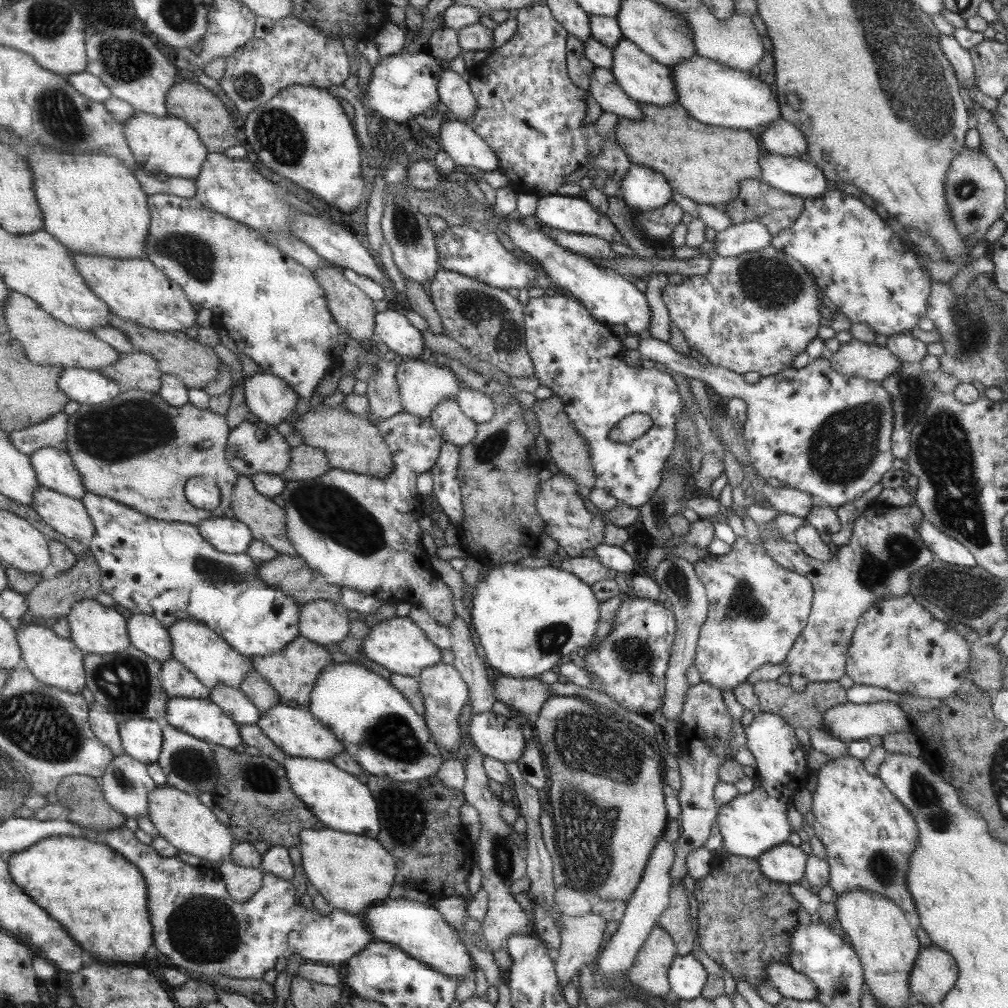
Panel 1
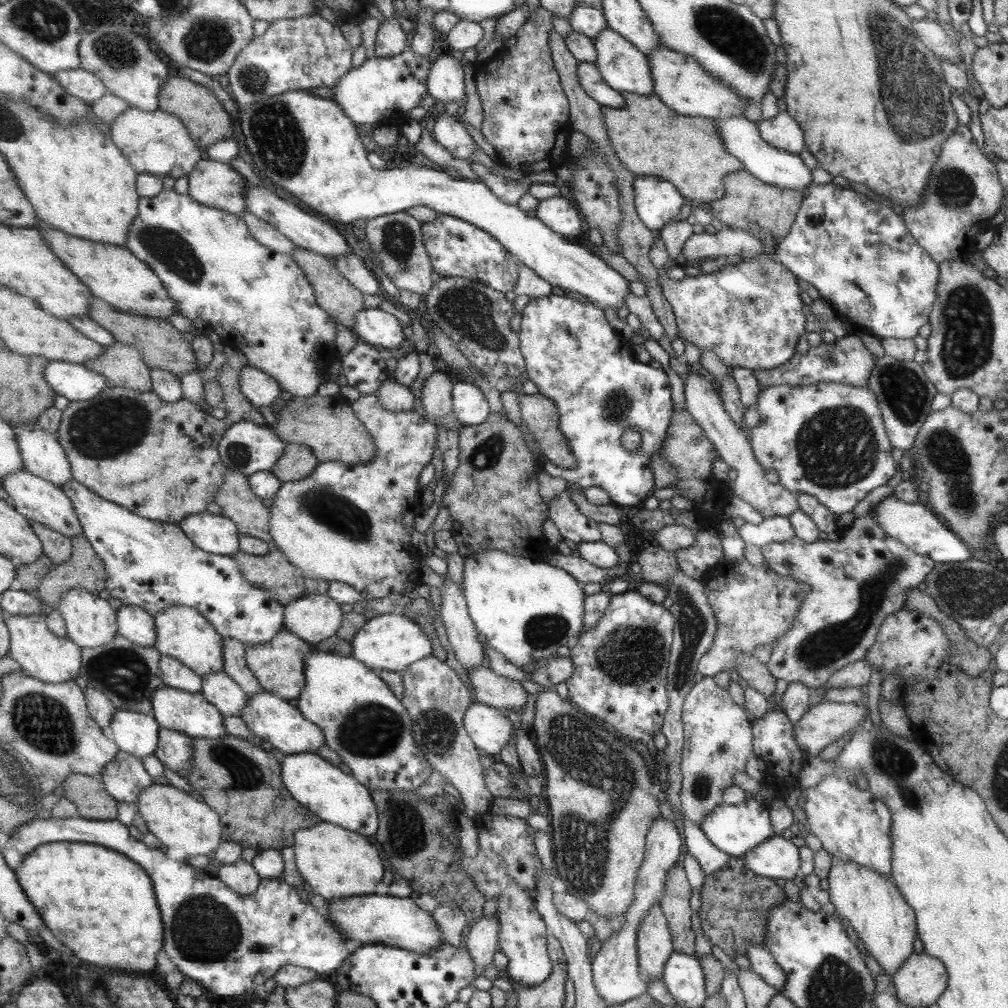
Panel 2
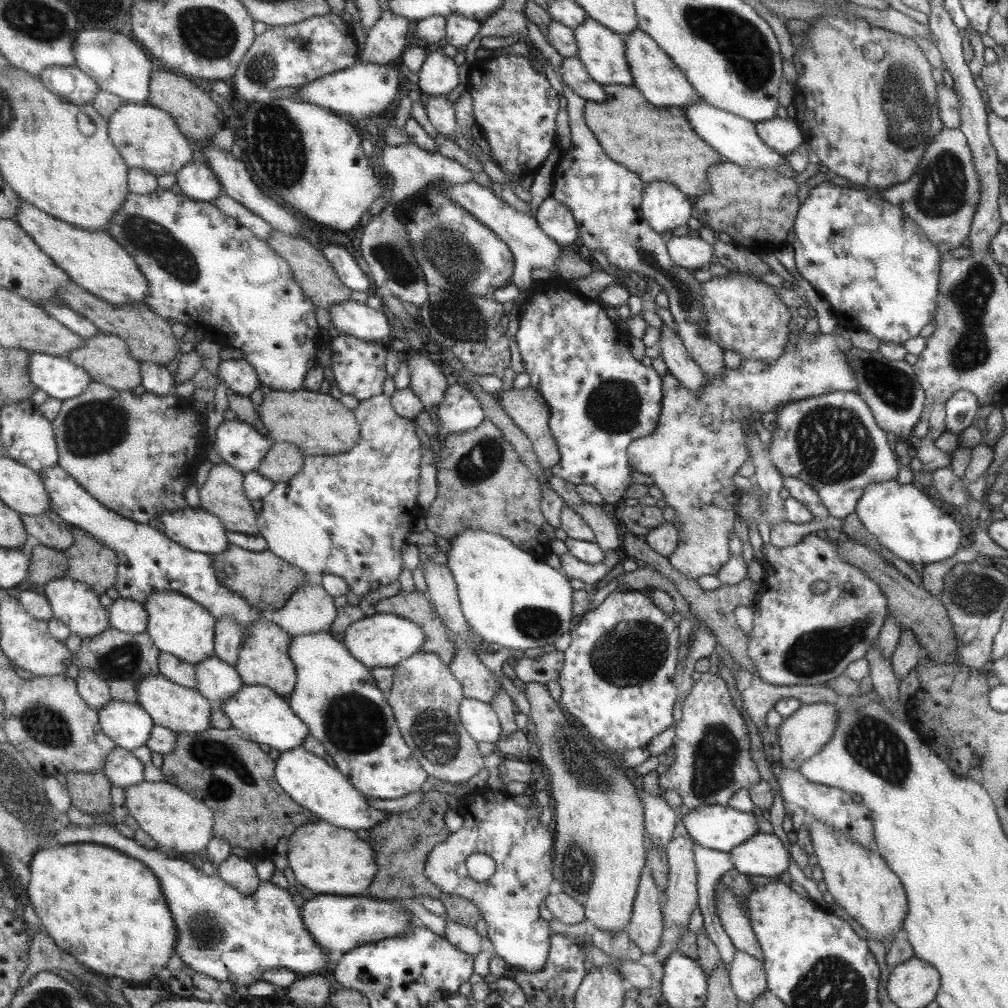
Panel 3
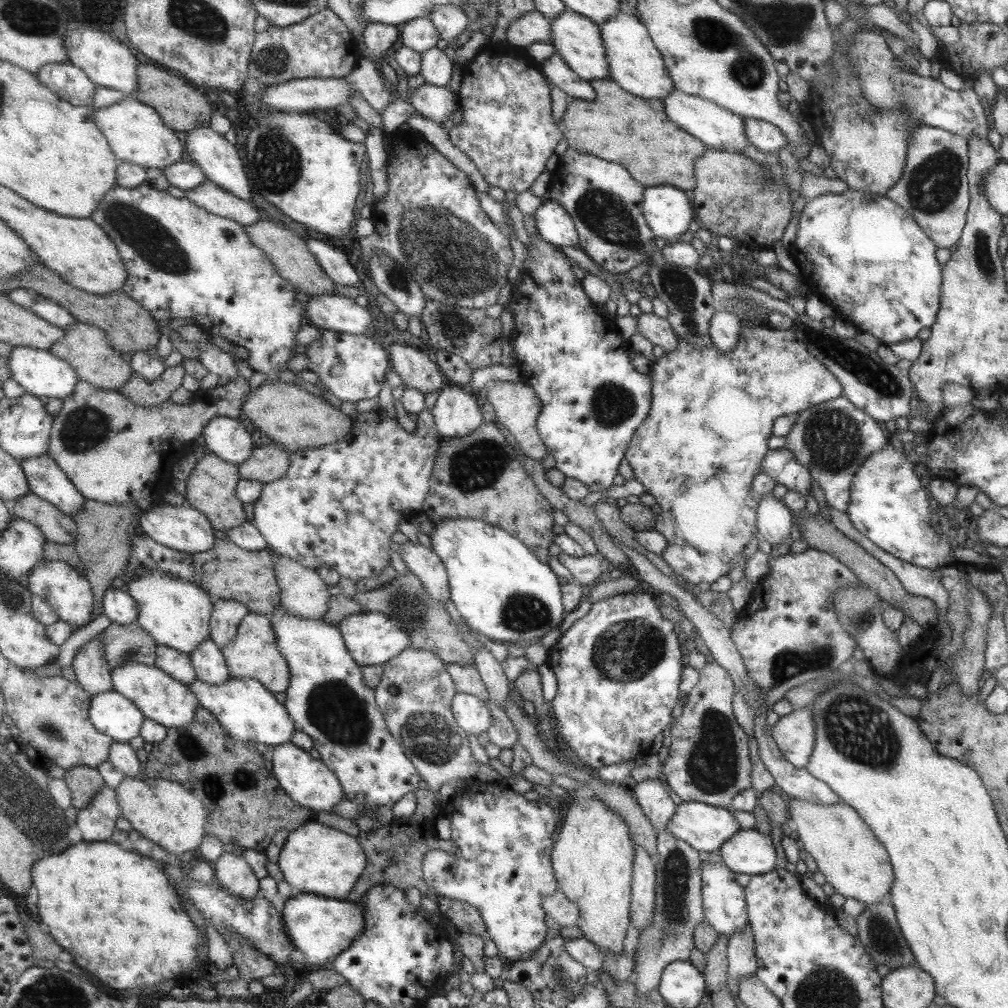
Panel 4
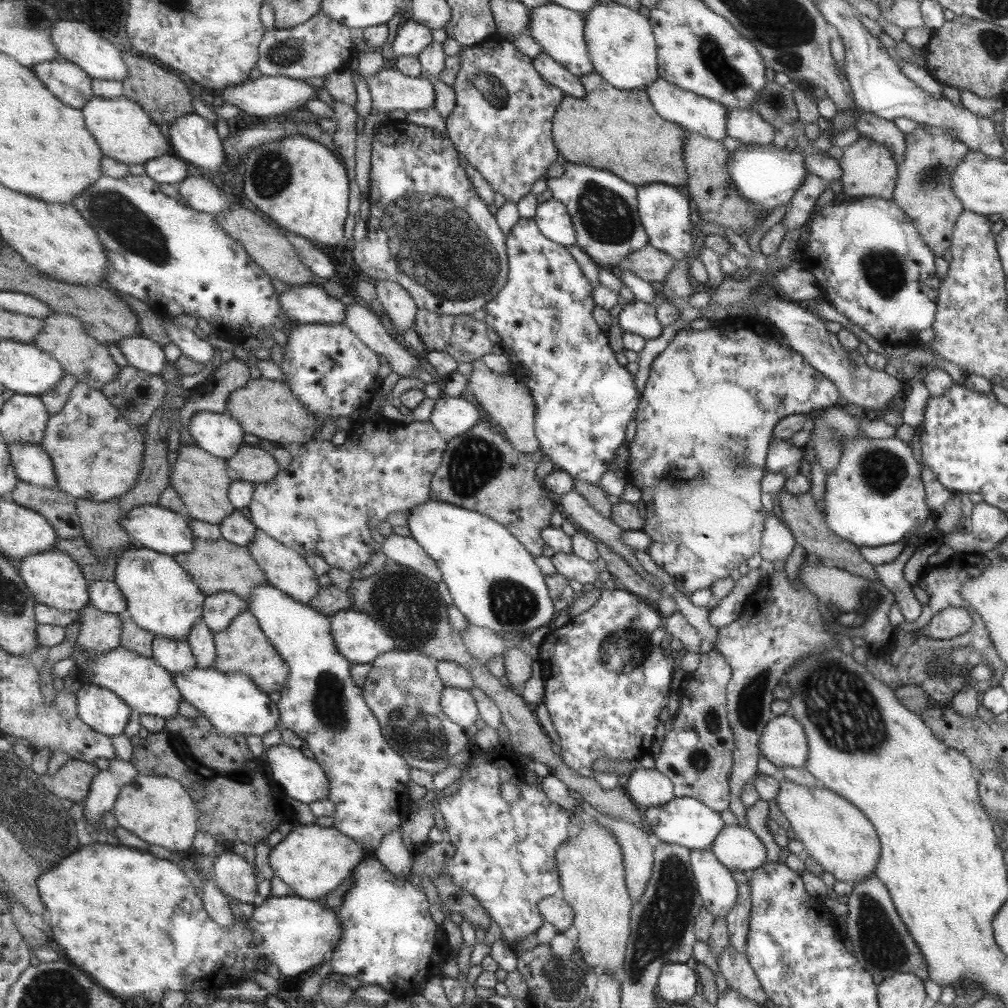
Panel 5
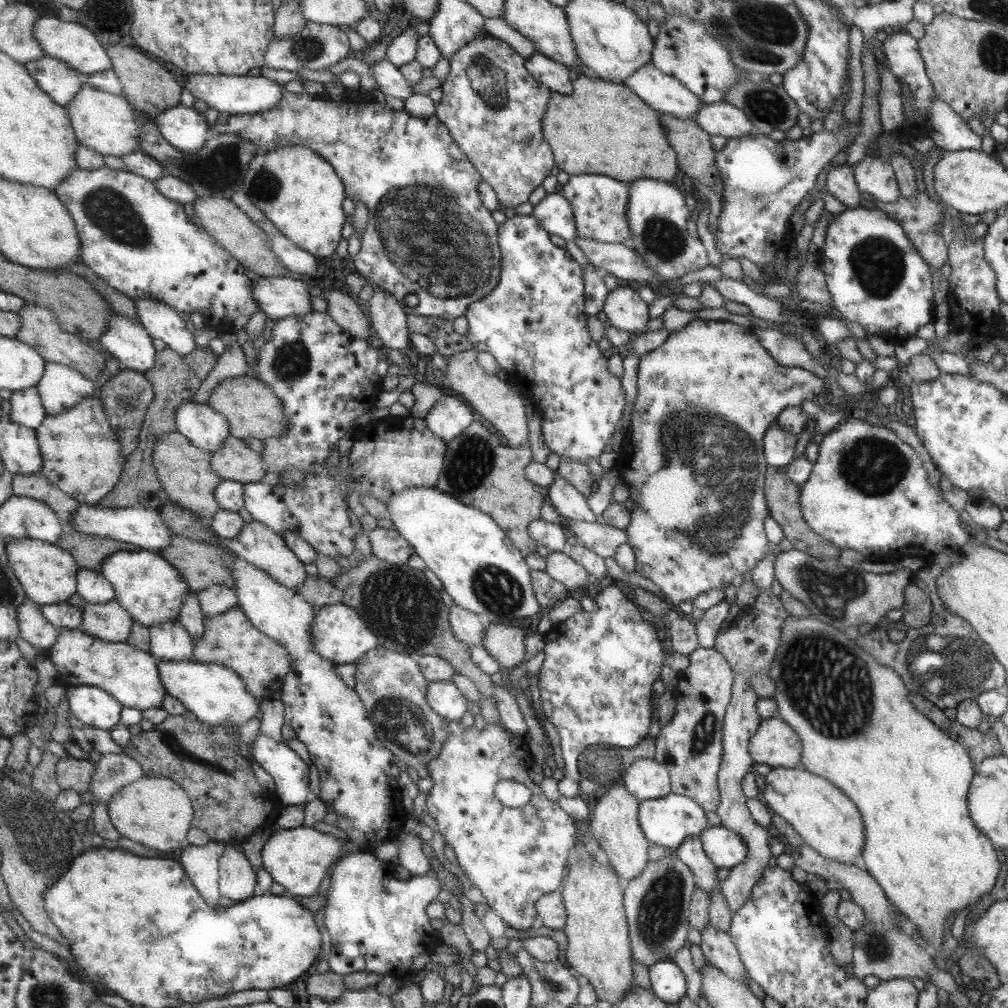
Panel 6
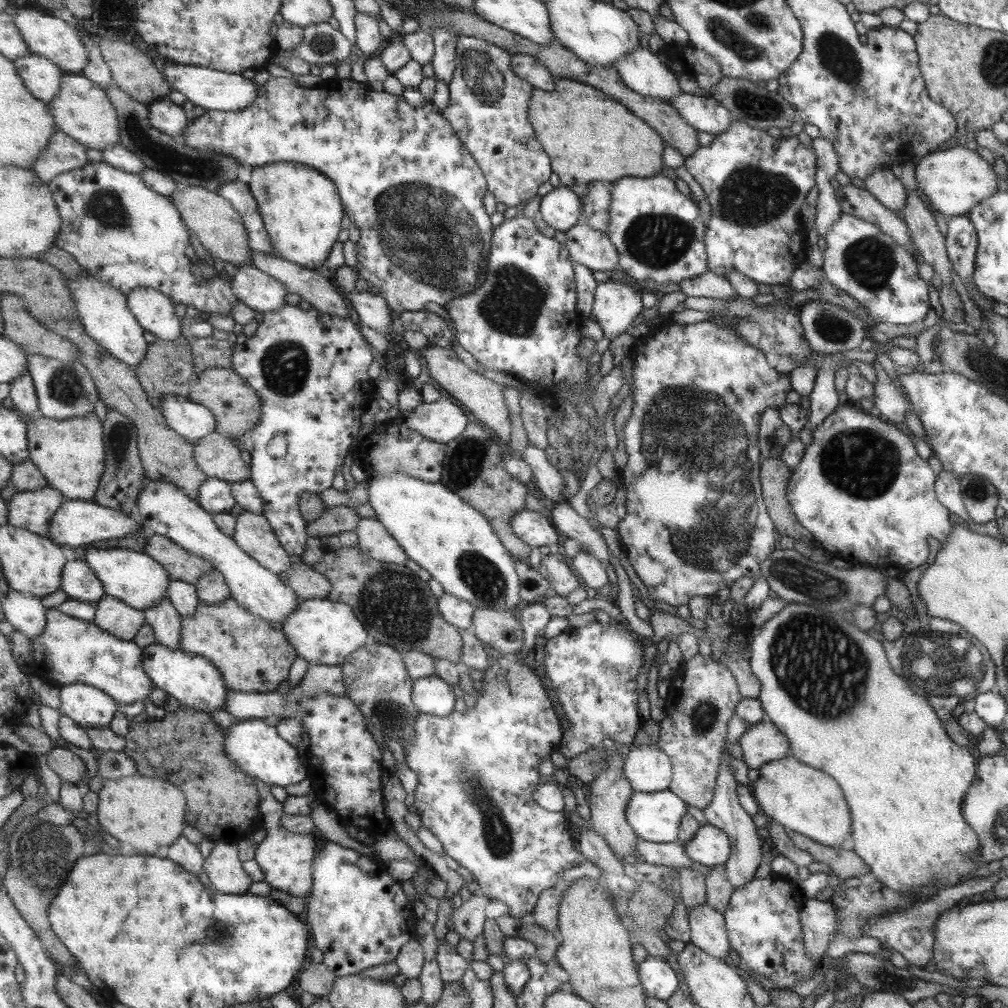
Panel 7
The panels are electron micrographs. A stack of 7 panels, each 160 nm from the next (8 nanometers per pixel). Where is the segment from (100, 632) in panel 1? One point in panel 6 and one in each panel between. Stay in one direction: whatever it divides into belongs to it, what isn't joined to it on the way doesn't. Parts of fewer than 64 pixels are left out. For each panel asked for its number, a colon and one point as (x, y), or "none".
2: (92, 623)
3: (75, 603)
4: (71, 595)
5: (56, 580)
6: (48, 573)

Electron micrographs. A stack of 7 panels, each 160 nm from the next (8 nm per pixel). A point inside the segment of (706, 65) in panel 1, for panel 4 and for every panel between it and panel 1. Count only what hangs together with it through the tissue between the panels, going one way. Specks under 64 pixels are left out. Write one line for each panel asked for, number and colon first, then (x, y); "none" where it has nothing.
2: (679, 82)
3: (655, 74)
4: (635, 64)

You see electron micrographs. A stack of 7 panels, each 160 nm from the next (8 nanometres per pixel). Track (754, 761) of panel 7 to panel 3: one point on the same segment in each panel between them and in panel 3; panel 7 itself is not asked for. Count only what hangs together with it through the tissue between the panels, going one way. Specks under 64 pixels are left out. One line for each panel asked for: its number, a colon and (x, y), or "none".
3: (800, 736)
4: (794, 733)
5: (783, 743)
6: (776, 743)

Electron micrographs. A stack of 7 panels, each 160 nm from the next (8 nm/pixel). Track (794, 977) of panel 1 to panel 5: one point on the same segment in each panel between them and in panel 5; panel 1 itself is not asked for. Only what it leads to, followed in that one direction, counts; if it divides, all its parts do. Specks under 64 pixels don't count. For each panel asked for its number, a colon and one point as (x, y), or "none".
2: (760, 960)
3: (734, 922)
4: (723, 906)
5: (717, 889)

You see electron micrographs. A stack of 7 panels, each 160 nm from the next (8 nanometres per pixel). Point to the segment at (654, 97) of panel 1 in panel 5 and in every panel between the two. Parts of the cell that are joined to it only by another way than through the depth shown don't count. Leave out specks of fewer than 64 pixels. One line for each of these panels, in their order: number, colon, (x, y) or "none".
2: (624, 68)
3: (602, 53)
4: (578, 41)
5: (559, 31)

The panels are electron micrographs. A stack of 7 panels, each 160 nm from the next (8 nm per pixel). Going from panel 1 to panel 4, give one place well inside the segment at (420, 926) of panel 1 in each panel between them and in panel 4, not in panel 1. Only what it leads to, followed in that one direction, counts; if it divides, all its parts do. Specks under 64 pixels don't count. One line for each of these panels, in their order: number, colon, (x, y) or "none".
2: (384, 919)
3: (336, 922)
4: (320, 926)

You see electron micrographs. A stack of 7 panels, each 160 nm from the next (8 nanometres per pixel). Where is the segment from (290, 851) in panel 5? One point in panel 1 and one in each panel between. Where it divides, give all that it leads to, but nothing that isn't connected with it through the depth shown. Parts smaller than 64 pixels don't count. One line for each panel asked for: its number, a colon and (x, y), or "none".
1: (351, 871)
2: (337, 863)
3: (329, 860)
4: (317, 859)

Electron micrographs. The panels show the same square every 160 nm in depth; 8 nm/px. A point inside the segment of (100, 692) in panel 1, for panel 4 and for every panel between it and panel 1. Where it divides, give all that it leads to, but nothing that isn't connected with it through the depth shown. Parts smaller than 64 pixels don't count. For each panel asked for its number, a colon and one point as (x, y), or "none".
2: (127, 673)
3: (122, 659)
4: (131, 642)

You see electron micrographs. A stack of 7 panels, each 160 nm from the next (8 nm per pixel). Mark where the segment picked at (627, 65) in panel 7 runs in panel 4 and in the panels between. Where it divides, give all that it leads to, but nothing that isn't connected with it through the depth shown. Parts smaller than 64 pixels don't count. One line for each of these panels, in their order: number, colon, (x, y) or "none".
4: (715, 127)
5: (692, 113)
6: (664, 93)

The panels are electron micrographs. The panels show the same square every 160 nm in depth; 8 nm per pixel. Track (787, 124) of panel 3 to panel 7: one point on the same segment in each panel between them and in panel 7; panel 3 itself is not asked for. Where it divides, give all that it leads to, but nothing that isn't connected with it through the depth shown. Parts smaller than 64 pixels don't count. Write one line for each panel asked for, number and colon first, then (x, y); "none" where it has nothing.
4: (766, 138)
5: (745, 125)
6: (718, 118)
7: (706, 115)

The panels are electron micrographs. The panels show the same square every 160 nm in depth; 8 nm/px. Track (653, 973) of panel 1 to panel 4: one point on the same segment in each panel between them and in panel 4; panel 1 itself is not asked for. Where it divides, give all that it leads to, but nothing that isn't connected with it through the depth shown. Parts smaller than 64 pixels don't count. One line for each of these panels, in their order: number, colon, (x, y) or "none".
2: (653, 937)
3: (645, 928)
4: (643, 882)

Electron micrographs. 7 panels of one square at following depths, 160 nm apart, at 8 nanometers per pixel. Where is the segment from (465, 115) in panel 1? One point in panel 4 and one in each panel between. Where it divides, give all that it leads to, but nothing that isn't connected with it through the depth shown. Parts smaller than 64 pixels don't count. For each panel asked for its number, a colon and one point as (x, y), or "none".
2: (445, 83)
3: (438, 76)
4: (435, 68)

